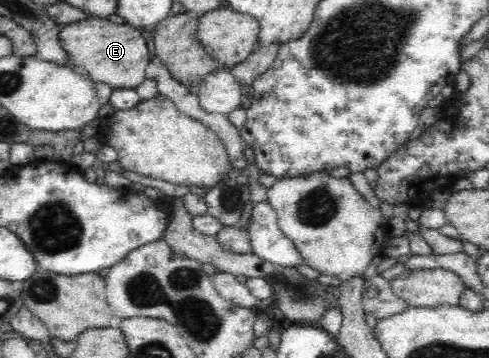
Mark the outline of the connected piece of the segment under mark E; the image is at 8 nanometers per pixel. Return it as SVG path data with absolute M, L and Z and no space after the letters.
M89 16L81 22L63 25L57 33L57 40L67 54L69 65L87 73L96 84L107 83L115 89L135 89L146 78L149 49L137 29Z

